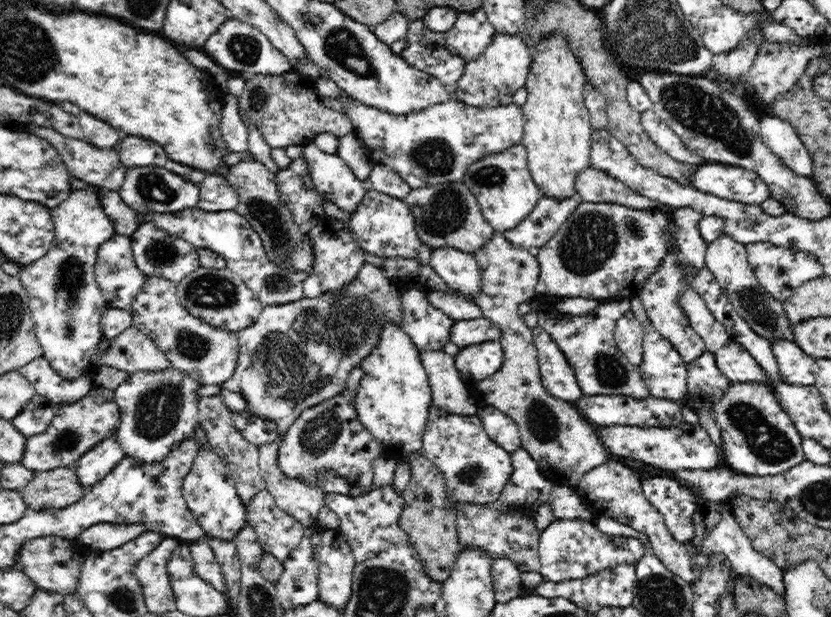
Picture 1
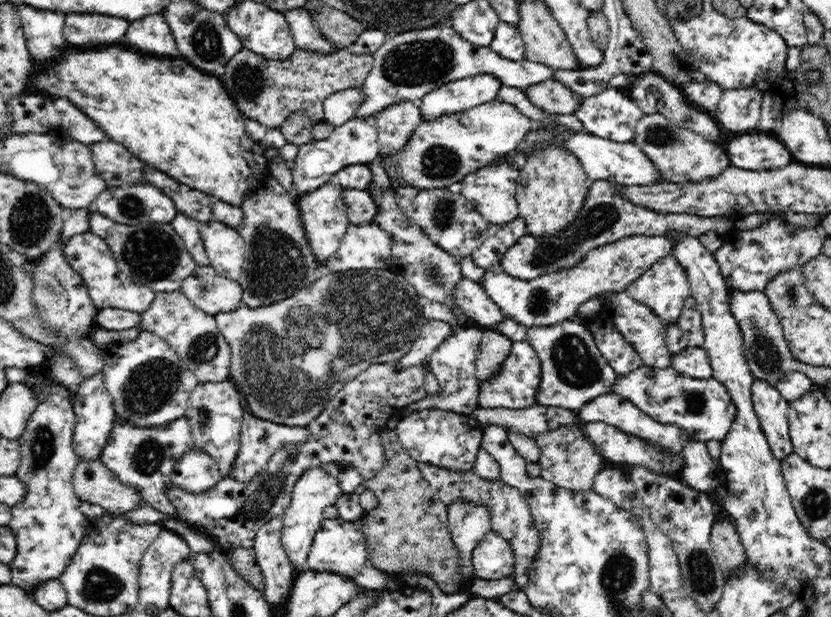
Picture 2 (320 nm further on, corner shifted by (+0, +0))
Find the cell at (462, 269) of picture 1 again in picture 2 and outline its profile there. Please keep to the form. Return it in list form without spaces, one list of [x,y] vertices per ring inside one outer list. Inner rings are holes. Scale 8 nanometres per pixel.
[[[463,277],[454,290],[456,305],[470,318],[472,325],[483,330],[494,330],[504,320],[500,308],[474,280]]]

